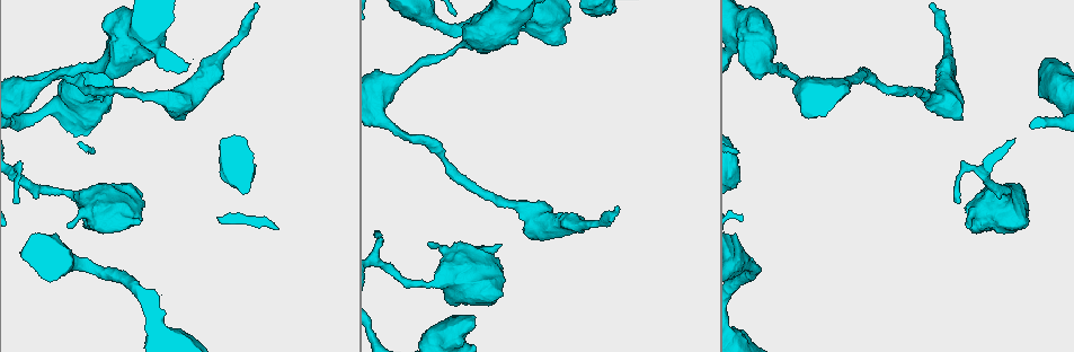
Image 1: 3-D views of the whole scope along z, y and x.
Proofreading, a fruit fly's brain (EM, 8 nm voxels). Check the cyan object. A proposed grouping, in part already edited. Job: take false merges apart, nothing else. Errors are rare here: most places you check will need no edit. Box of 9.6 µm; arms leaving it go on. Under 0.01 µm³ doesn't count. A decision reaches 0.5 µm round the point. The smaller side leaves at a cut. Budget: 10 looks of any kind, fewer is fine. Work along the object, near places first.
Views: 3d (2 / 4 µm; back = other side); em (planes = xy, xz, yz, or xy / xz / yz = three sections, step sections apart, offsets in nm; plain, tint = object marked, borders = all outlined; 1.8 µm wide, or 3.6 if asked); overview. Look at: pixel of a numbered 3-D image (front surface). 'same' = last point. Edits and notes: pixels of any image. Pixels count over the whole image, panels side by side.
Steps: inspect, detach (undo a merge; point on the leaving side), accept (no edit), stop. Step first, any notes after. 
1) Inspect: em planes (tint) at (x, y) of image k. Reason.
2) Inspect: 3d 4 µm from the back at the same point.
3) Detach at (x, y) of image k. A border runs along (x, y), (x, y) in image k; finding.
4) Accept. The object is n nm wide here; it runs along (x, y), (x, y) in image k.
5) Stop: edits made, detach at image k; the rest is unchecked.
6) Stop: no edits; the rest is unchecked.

Inspect: em 3.6 µm planes (plain) at (447, 277) of image 1. Calibre changes.

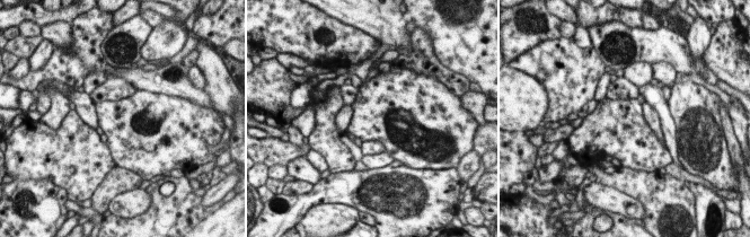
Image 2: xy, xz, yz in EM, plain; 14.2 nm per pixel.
Inspect: em 3.6 µm planes (tint) at the same point.

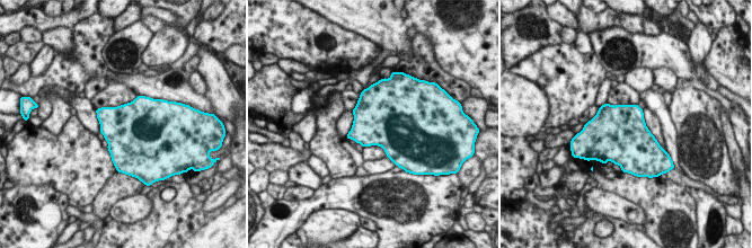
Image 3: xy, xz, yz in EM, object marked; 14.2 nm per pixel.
Accept. Continuous, no second neuron.

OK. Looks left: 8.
Inspect: 3d 4 µm at (468, 324) of image 1. Thick turns thin.

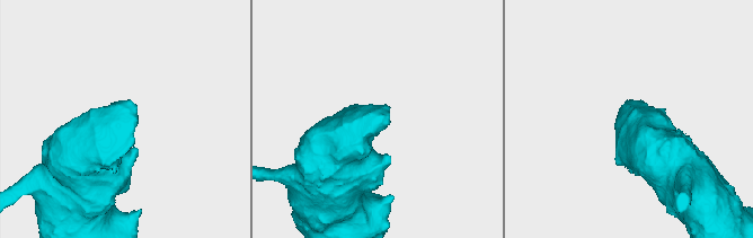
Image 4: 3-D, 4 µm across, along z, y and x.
Inspect: em planes (tint) at (120, 115) of image 4.

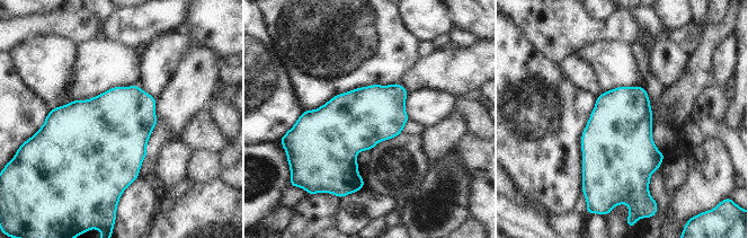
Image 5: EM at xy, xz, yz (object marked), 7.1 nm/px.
Accept. One neuron here.

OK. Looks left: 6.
Inspect: 3d 4 µm from the back at (395, 81) of image 1. Thick turns thin.

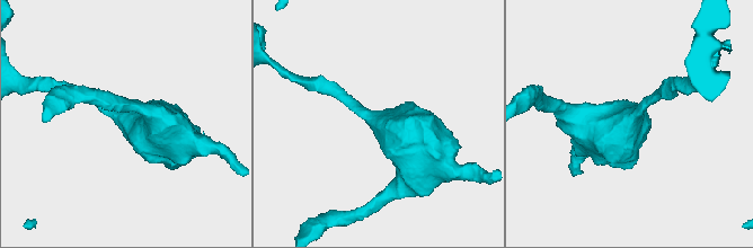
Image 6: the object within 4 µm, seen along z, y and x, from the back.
Inspect: em 3.6 µm xy step 16 (tint) at (378, 119) of image 6.

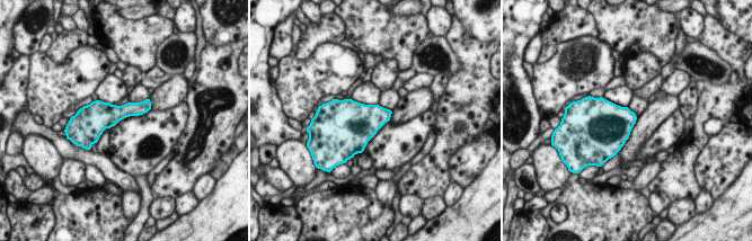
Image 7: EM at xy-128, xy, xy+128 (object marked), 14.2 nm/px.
Inspect: em 3.6 µm planes (borders) at the same point.

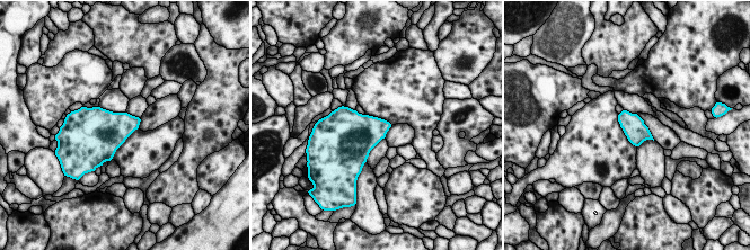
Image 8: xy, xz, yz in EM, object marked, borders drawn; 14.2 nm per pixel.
Accept. The object is 320 nm wide here; continuous, no second neuron.

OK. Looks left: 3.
Inspect: 3d 4 µm at (123, 58) of image 1. Sudden change in width.

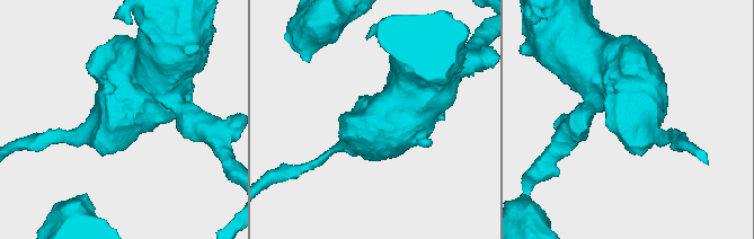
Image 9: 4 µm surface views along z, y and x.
Inspect: em planes (tint) at (119, 119) of image 9.

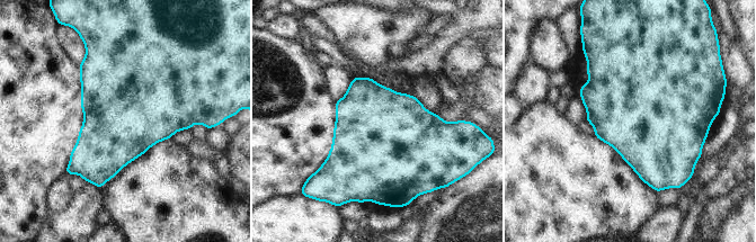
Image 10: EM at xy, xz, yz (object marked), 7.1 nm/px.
Accept. The object is 700 nm wide here; one neuron here.

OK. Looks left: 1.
Stop: no edits; the rest is unchecked.

